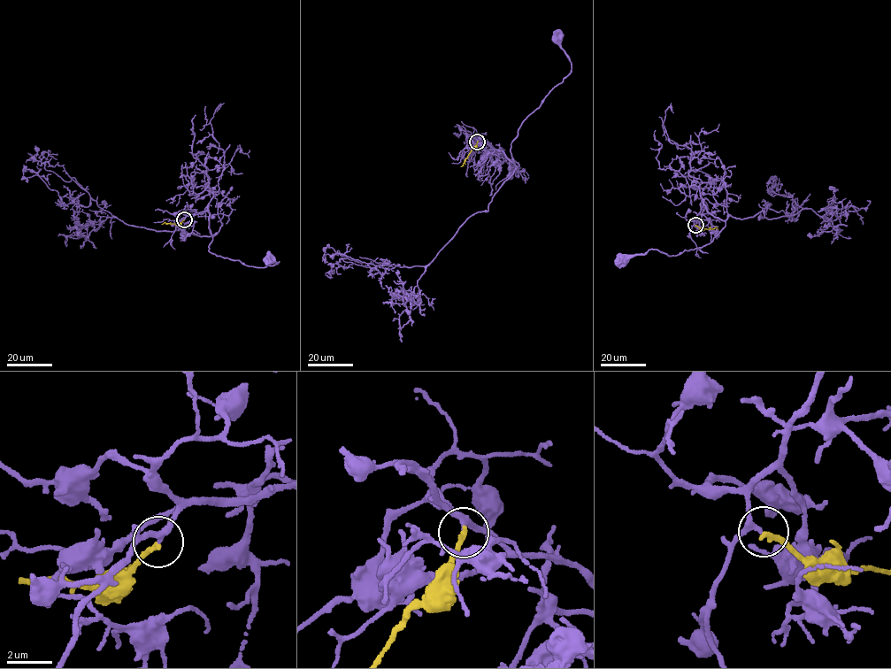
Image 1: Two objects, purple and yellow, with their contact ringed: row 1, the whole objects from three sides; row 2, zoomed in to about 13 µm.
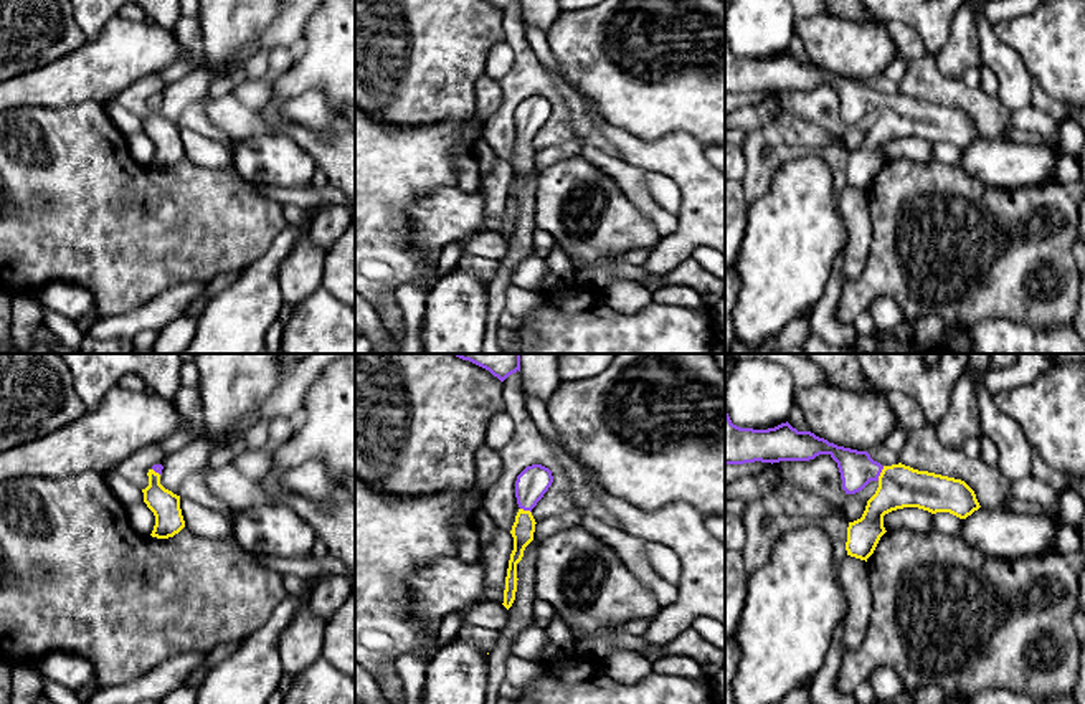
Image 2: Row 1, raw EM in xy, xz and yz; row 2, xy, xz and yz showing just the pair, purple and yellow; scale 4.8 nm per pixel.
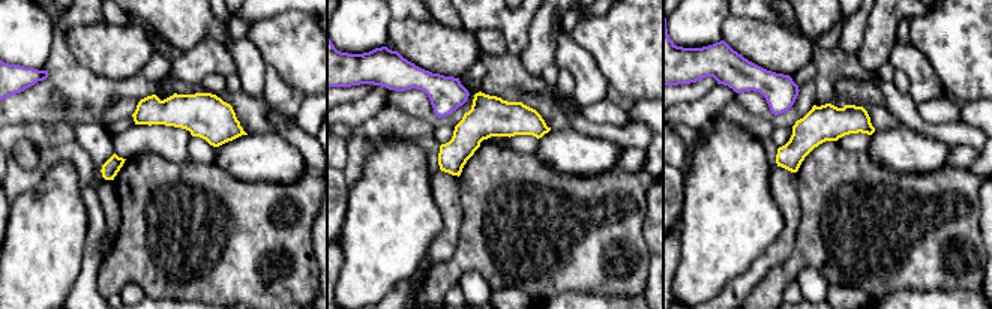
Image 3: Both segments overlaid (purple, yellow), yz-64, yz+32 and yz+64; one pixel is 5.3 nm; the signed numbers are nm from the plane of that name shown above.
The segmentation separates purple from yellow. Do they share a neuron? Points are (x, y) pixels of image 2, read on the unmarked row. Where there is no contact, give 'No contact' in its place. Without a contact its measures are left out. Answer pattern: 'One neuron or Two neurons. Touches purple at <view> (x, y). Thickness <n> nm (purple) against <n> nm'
One neuron. Touches purple at yz (881, 101). Thickness 170 nm (purple) against 220 nm

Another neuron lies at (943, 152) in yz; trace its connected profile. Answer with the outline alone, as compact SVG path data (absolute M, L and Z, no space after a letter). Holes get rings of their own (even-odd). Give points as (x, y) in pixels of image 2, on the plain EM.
M936 142L936 144L933 144L933 159L935 159L935 162L940 162L940 164L959 167L961 149L950 142Z

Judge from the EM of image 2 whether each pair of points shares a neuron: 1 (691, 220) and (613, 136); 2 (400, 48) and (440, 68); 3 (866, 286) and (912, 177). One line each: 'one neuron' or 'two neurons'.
1: one neuron
2: one neuron
3: one neuron

